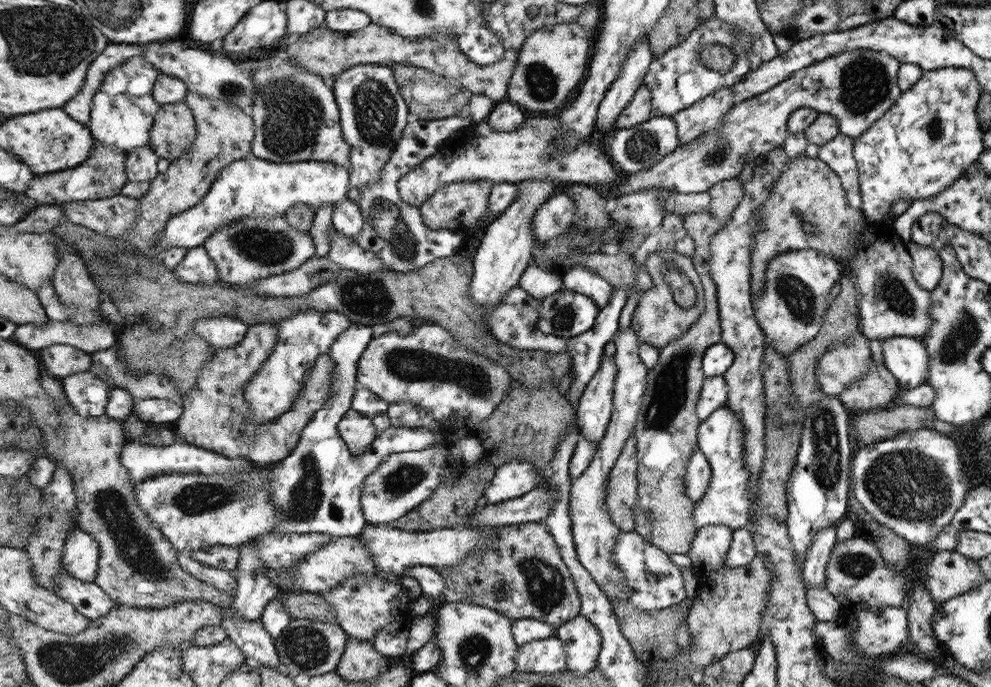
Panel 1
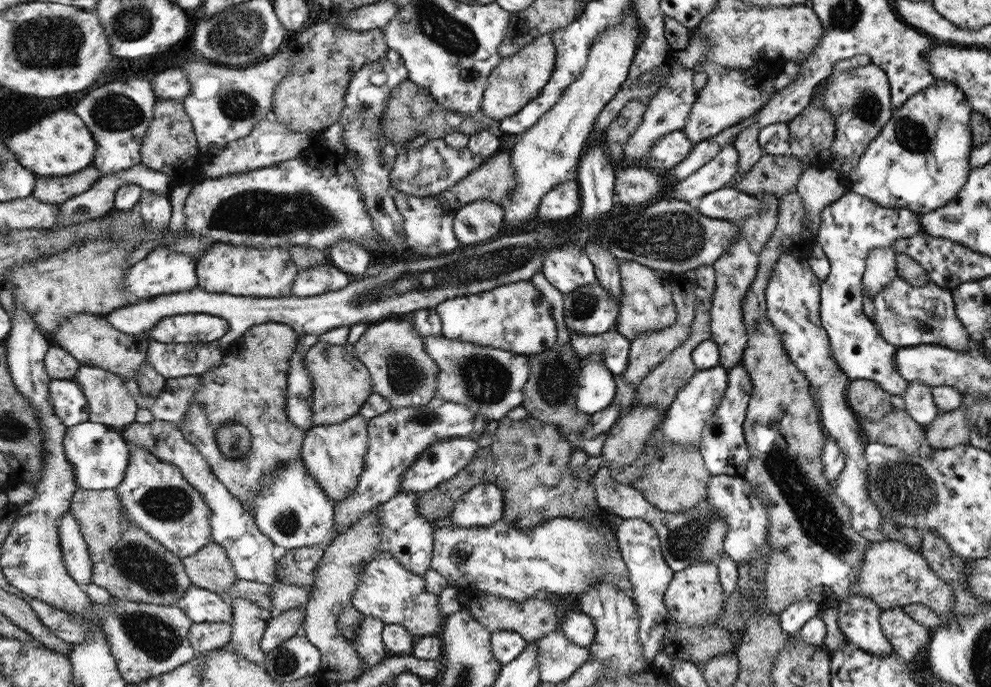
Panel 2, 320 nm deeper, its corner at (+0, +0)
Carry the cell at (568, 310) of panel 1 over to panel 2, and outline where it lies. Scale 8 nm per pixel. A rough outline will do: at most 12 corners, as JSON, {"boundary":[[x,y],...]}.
{"boundary":[[594,282],[564,294],[572,333],[615,329],[620,306]]}

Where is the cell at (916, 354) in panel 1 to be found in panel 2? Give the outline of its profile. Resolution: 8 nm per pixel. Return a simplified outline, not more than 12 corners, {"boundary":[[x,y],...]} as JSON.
{"boundary":[[910,382],[906,411],[921,426],[940,415],[930,386]]}

